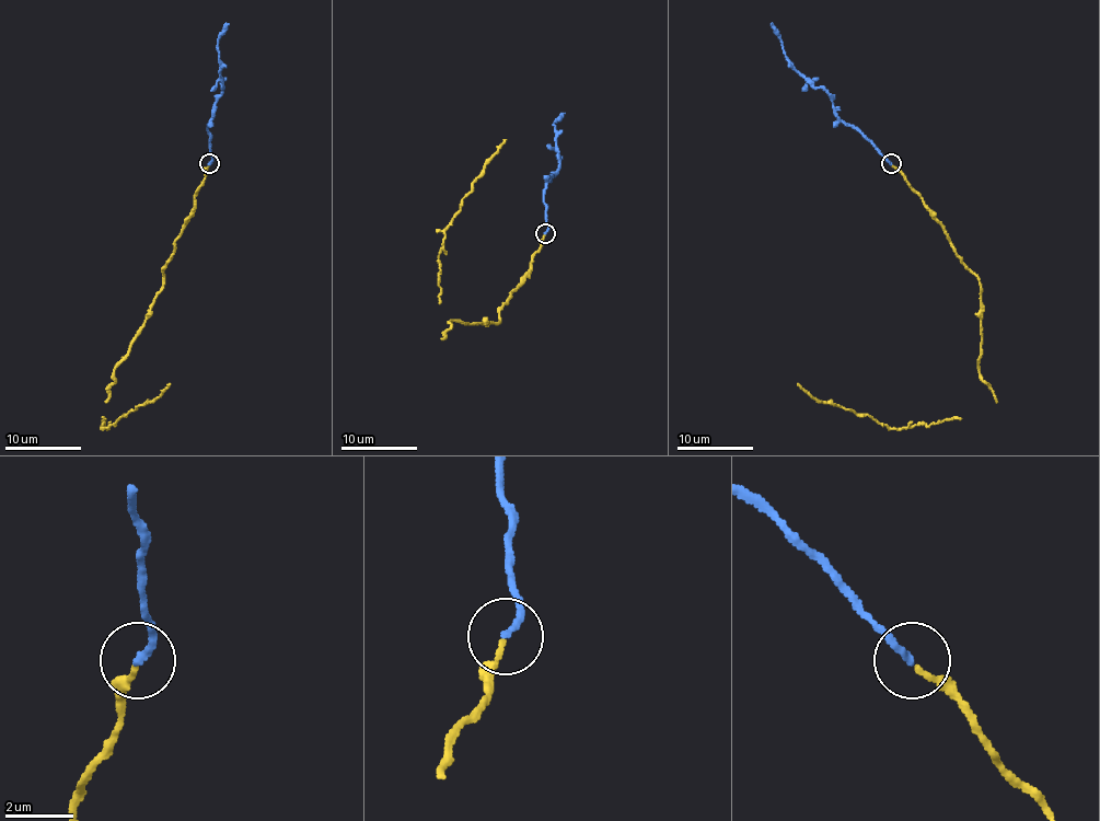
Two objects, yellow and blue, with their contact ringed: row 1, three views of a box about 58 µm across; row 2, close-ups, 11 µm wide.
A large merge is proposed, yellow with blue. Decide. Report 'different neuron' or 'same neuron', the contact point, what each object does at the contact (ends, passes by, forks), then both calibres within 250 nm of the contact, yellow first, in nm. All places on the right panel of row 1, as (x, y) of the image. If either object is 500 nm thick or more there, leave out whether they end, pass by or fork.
same neuron; place (891, 163); yellow ends; blue ends; calibres 170 and 220 nm

